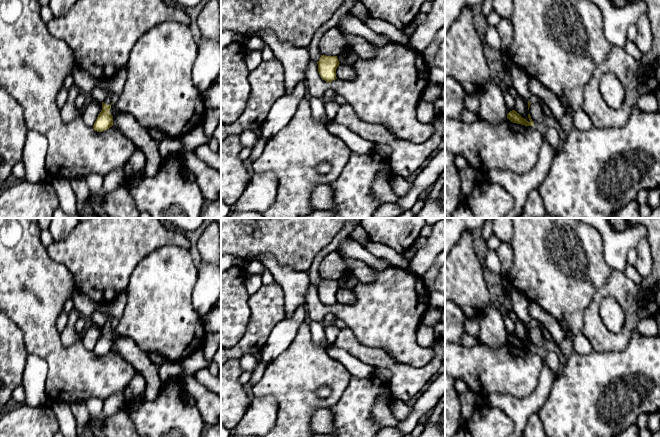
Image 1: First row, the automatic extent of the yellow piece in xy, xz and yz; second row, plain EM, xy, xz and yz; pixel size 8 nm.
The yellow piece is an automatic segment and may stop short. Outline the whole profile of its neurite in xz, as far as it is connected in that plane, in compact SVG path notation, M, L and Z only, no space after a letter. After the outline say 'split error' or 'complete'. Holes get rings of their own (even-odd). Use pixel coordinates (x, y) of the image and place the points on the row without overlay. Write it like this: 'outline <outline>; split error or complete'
outline M321 279L318 288L318 296L321 302L329 307L337 303L336 293L339 290L337 280Z; complete

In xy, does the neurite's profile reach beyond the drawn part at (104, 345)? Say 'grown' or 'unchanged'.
grown

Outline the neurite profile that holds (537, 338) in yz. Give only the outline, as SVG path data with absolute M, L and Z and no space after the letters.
M530 328L529 338L532 345L535 347L544 346L546 344L546 339L540 328Z

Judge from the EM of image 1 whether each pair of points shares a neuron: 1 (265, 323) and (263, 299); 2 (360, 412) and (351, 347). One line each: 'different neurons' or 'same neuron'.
1: same neuron
2: different neurons

